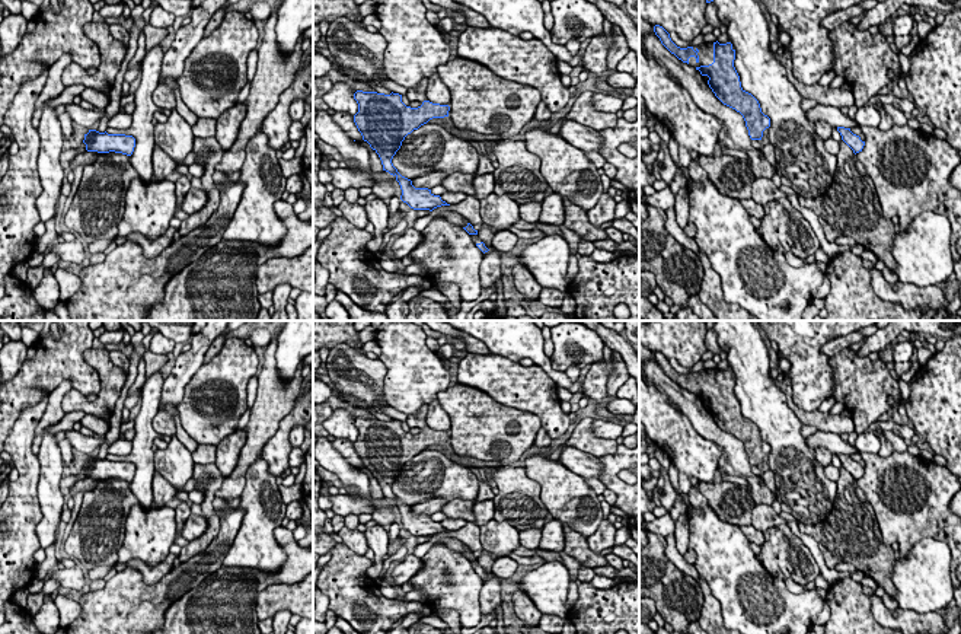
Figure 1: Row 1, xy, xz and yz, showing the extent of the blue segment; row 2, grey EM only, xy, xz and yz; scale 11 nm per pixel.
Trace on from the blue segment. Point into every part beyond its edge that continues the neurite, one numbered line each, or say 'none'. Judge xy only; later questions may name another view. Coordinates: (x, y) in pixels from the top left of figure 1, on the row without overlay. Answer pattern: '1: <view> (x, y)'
none

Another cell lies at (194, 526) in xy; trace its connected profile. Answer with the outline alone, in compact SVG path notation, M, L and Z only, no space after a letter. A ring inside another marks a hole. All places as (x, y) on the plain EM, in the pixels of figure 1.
M189 514L183 523L181 536L183 536L186 541L194 541L199 538L205 532L205 529L207 529L205 517Z

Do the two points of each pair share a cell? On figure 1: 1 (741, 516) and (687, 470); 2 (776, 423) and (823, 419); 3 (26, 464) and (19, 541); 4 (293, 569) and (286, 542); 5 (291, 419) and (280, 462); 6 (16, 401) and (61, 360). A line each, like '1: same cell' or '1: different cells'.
1: different cells
2: different cells
3: same cell
4: same cell
5: same cell
6: same cell

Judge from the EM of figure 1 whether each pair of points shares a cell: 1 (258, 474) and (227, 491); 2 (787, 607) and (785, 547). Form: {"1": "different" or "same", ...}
{"1": "different", "2": "different"}

